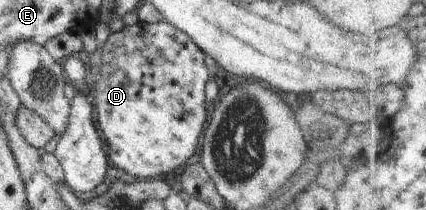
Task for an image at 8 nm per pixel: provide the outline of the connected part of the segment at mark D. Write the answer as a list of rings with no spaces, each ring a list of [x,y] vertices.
[[[163,20],[156,24],[137,22],[134,25],[125,26],[120,31],[112,32],[105,43],[102,44],[102,69],[97,80],[91,85],[91,101],[97,109],[99,127],[105,135],[105,153],[111,164],[123,169],[127,174],[135,175],[138,180],[151,180],[157,177],[175,176],[183,167],[196,158],[201,145],[201,135],[209,118],[210,109],[205,100],[205,83],[210,79],[210,73],[205,63],[206,53],[197,47],[197,44],[182,31]]]

